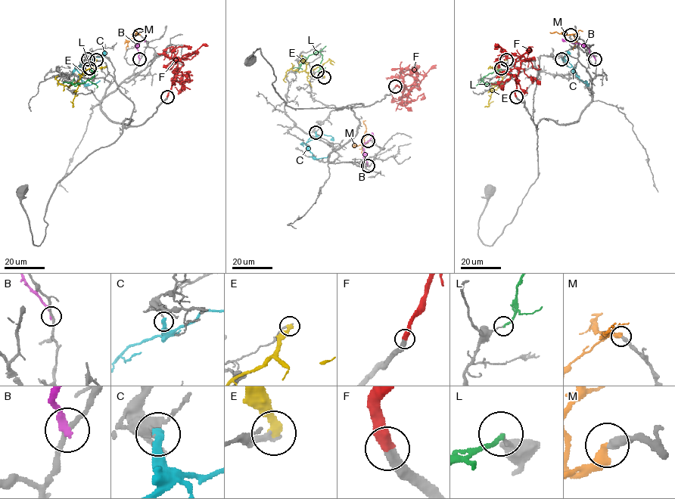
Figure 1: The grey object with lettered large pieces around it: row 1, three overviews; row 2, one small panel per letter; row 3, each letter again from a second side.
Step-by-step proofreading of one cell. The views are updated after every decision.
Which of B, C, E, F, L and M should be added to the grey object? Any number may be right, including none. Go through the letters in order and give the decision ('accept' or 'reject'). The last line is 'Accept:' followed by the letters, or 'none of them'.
B: reject
C: reject
E: reject
F: accept
L: reject
M: accept
Accept: F, M

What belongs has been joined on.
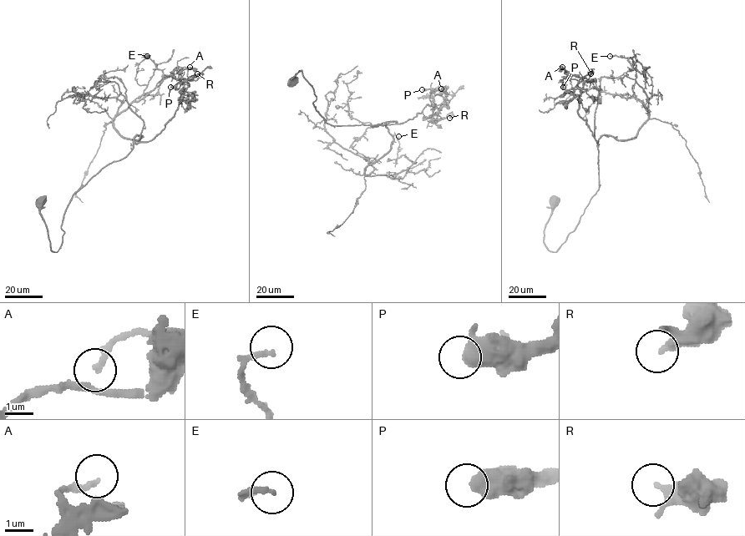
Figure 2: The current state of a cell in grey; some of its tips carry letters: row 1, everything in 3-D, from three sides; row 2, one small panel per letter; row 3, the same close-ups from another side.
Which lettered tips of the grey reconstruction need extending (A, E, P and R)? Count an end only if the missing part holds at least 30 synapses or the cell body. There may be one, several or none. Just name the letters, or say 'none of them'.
none of them

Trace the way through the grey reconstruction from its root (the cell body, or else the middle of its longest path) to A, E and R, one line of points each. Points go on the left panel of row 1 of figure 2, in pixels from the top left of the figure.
A: (41, 201), (50, 248), (57, 251), (72, 196), (134, 144), (160, 132), (185, 90), (179, 74), (190, 67)
E: (41, 201), (57, 251), (72, 196), (141, 137), (124, 139), (113, 119), (163, 80), (147, 56)
R: (41, 201), (57, 251), (72, 196), (134, 144), (152, 140), (197, 73)

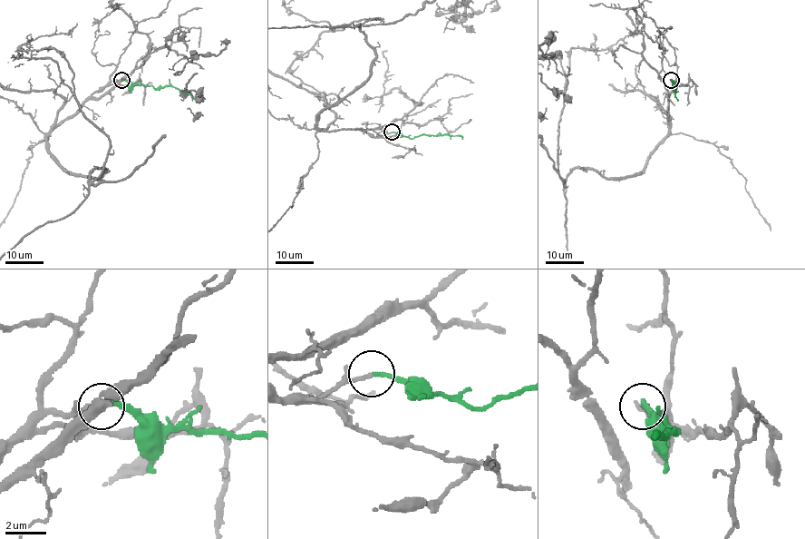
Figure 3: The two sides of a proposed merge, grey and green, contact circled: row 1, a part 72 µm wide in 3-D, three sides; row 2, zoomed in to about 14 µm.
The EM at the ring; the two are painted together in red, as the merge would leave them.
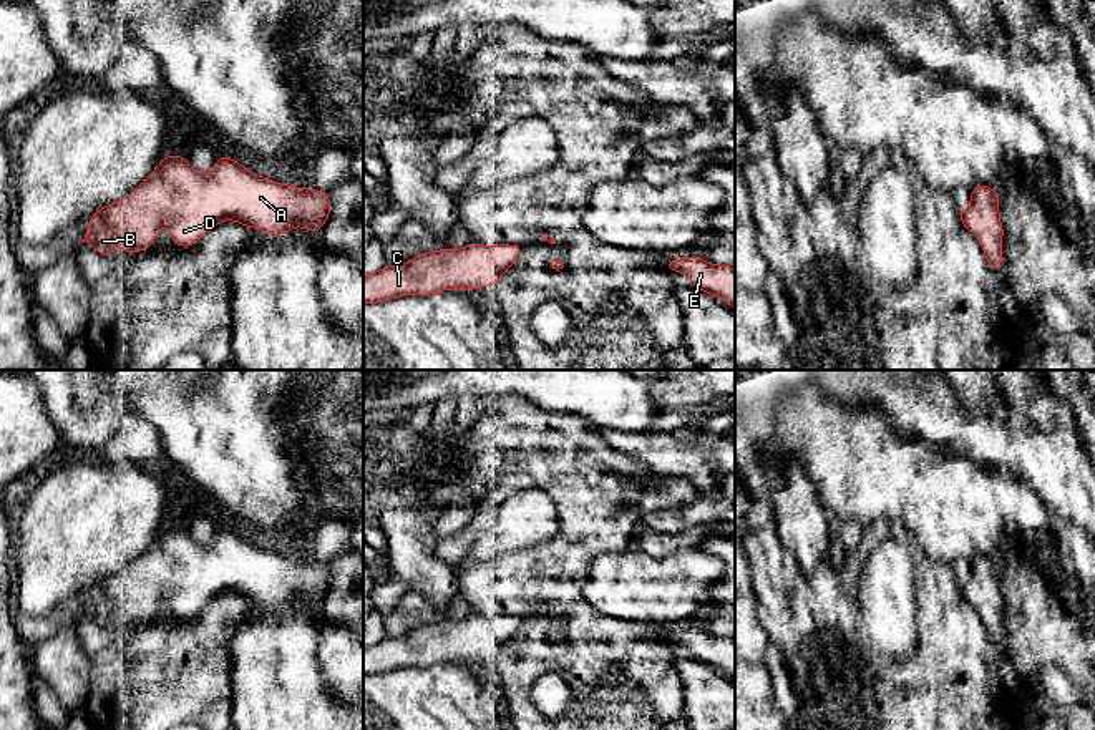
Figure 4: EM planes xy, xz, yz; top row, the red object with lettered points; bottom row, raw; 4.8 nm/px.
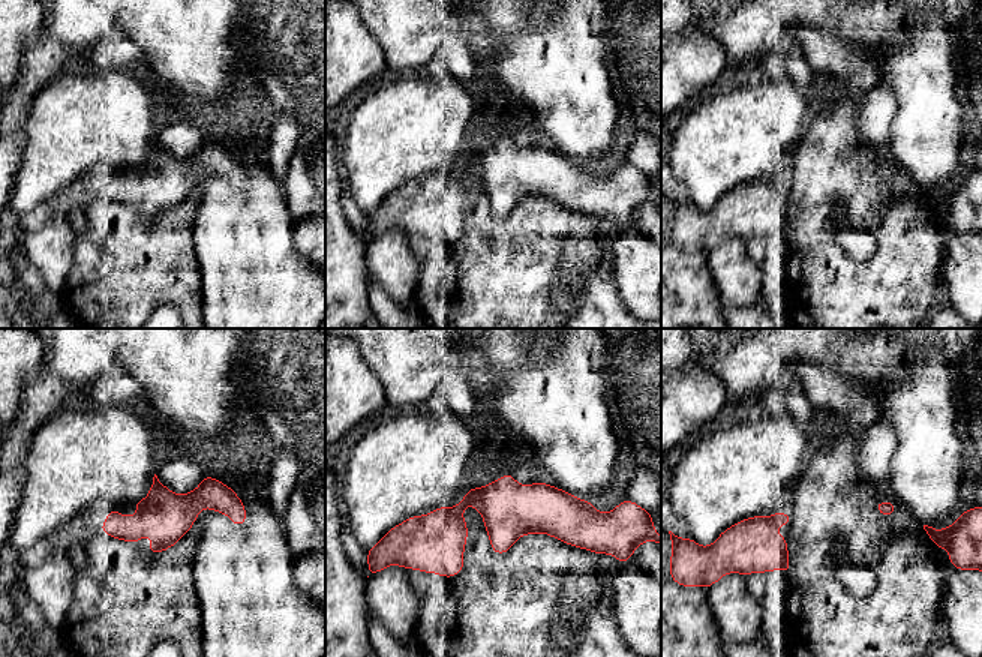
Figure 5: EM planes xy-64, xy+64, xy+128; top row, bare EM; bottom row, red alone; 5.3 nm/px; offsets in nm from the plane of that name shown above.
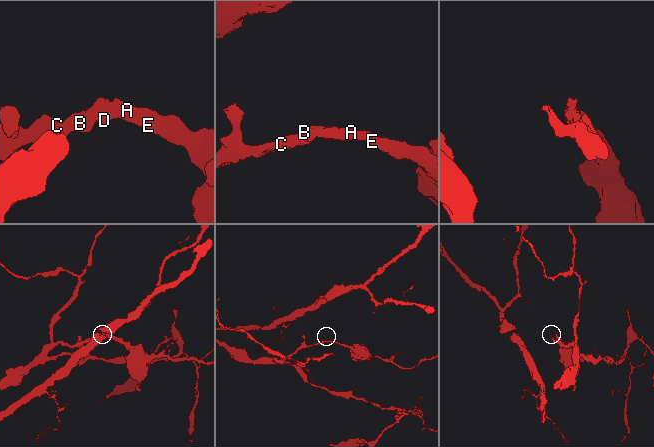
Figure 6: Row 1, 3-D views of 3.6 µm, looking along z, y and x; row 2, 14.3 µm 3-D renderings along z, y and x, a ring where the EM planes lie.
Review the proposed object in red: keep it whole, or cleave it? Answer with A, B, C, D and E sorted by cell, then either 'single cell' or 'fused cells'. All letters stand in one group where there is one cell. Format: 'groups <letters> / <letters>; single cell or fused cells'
groups A B C D E; single cell

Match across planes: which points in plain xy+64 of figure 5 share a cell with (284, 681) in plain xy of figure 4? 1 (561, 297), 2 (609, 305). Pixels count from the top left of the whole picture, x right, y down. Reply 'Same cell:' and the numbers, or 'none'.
Same cell: 1, 2

